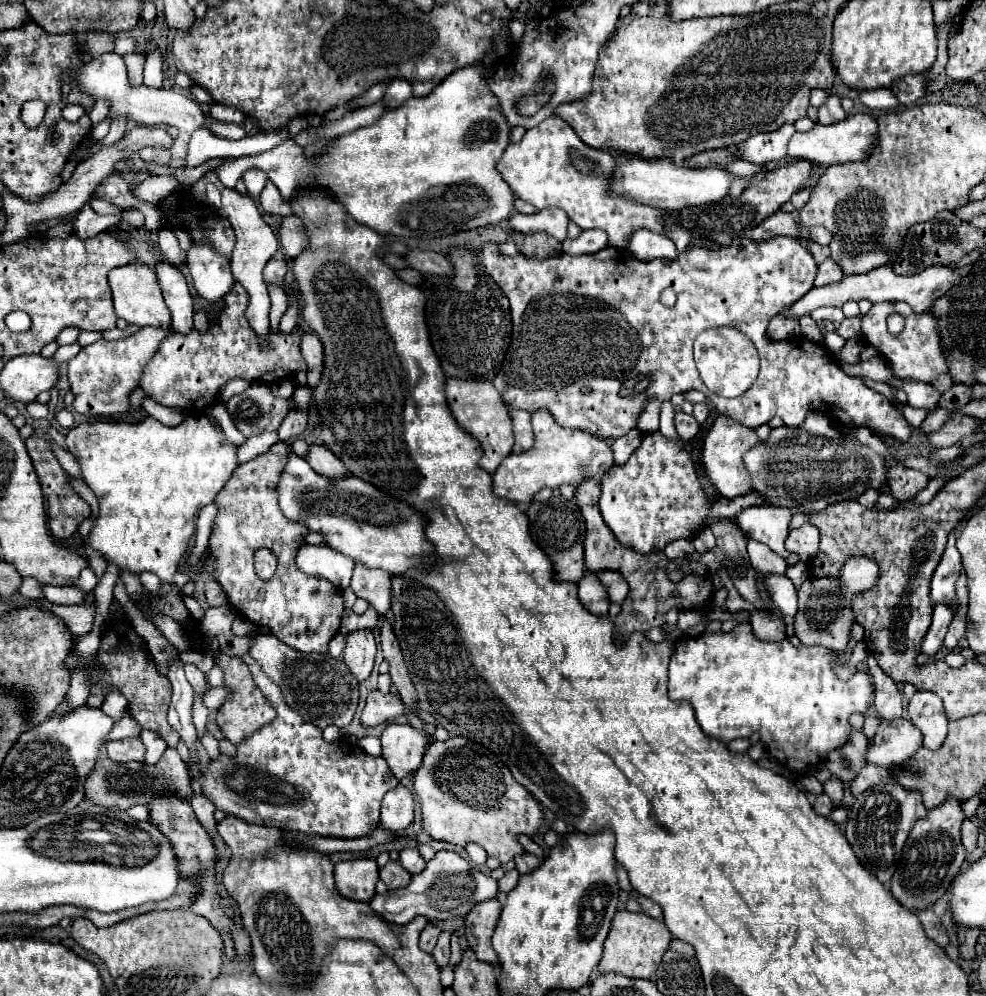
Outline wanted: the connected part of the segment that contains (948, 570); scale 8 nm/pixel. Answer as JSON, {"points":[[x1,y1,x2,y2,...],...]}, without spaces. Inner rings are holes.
{"points":[[951,532,947,540,947,548,931,580,931,600,933,602,939,602,939,600,955,602,955,582,959,578,959,570,961,570,961,554,955,546,955,532]]}

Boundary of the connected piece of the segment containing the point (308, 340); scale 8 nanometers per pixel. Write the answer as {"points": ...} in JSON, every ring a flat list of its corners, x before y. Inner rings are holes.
{"points":[[305,332,301,340,301,354,309,364,307,370,307,384,311,388,317,386,317,380,321,380,321,364,323,364,323,348,321,338,315,332]]}

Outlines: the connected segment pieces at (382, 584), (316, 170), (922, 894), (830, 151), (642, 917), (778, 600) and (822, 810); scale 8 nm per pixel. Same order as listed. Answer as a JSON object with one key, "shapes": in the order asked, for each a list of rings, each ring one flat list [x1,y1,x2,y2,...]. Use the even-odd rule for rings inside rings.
{"shapes":[[[357,563,350,582,357,598,367,600,377,614,385,616,391,608,391,576,381,569,365,568]],[[469,66,447,76,429,96,405,100,405,104,385,112,375,124,335,138,311,158,307,158,305,150,293,140,285,140,269,152,227,160,215,172,225,186,235,188,235,182,247,168,259,168,279,188,285,202,293,200,303,188,321,188,337,198,355,222,377,230,381,236,439,238,487,224,499,226,503,220,509,220,515,194,495,168,507,144,509,124,501,114,499,102,487,88,487,80,481,72]],[[951,796,945,804,929,810,925,818,917,820,905,842,897,870,891,878,891,894,903,908,911,912,921,912,931,908,937,900,947,894,949,884,953,884,953,876,961,872,961,866,965,862,965,848,961,844,963,820,965,816,961,810,961,802]],[[851,114,837,124,831,124,831,126,815,124,813,130,809,130,809,132,793,134,793,138,789,140,787,154,791,160,807,160,807,162,815,162,821,166,833,166,833,164,841,164,841,162,863,160,873,150,875,142,877,142,875,118,871,118,869,114]],[[619,910,613,918,609,936,605,940,605,950,603,950,603,958,597,966,597,972,605,974,605,972,615,972,615,974,623,974,629,978,653,978,653,972,659,968,661,958,665,954,665,950,669,948,671,942,671,934,667,930,667,926,659,920,649,918,647,914,633,914,627,910]],[[767,574,763,578,763,584,765,584,765,590,771,596,773,604,781,610,781,614,783,616,795,616,797,592,793,588,793,582,781,574]],[[819,794,819,796,815,798,815,802,813,802,813,808,815,808,817,814,829,816,829,812,831,812,831,798,829,798,827,794]]]}

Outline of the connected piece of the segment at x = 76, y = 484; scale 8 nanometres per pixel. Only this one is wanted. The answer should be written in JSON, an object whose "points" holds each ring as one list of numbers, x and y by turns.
{"points":[[73,480,71,482,73,484,73,488,75,488,75,492,83,498,83,500,87,500,89,504,91,504,91,510,93,510,93,516,97,516,97,498,93,496,93,492,91,492,91,488,85,484,85,482,81,482,81,480]]}

